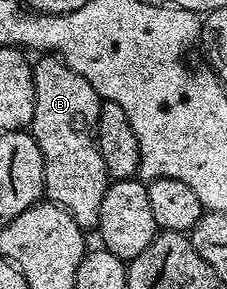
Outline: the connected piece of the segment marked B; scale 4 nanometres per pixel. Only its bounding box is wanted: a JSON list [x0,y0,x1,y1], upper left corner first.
[28,55,108,231]

